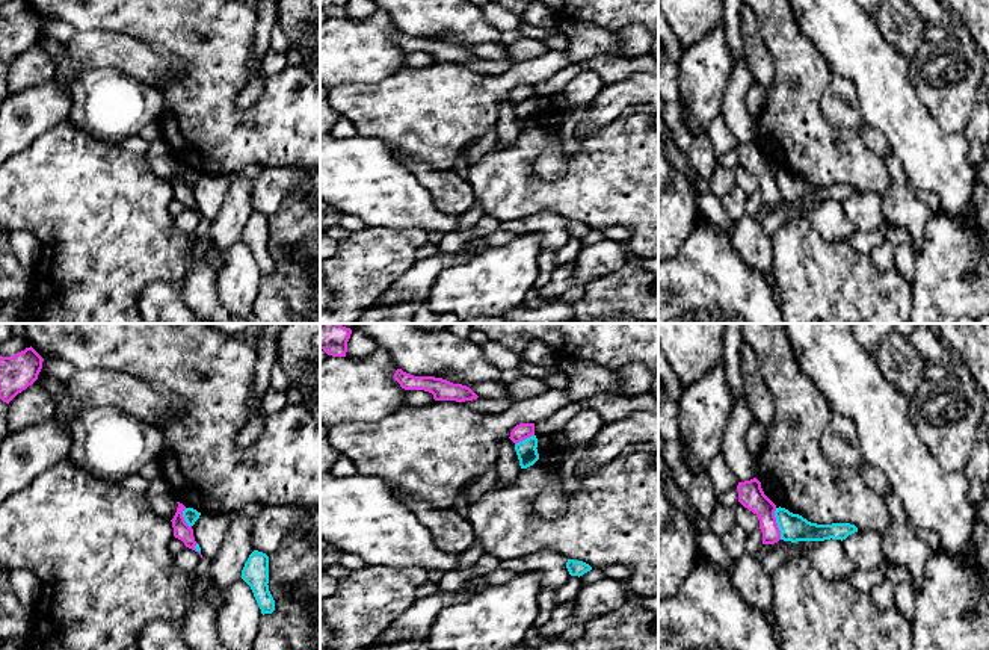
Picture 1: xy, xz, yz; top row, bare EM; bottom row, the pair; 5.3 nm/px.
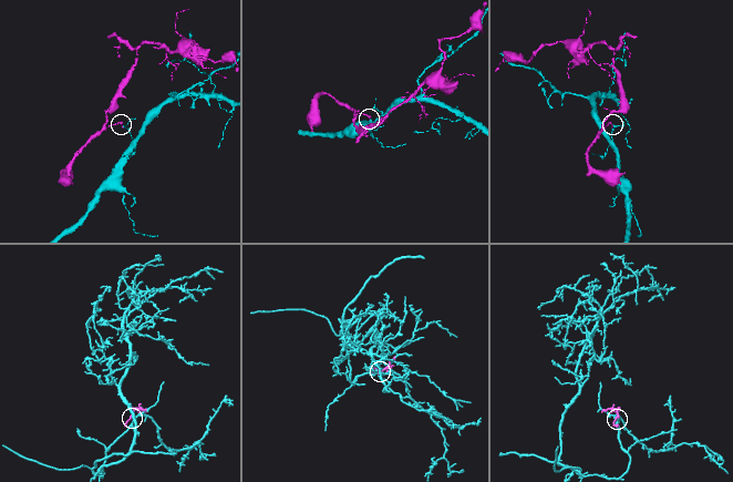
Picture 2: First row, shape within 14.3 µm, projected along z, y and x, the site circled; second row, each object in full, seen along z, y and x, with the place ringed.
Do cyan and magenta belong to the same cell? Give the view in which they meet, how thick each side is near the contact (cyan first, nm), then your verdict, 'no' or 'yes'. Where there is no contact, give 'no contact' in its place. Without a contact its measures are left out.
yz | 150/140 nm | no

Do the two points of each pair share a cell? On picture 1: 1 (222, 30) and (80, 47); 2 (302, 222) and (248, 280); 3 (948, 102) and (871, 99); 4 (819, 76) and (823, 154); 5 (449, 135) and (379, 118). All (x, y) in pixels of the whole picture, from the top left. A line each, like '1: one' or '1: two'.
1: two
2: two
3: two
4: one
5: one

